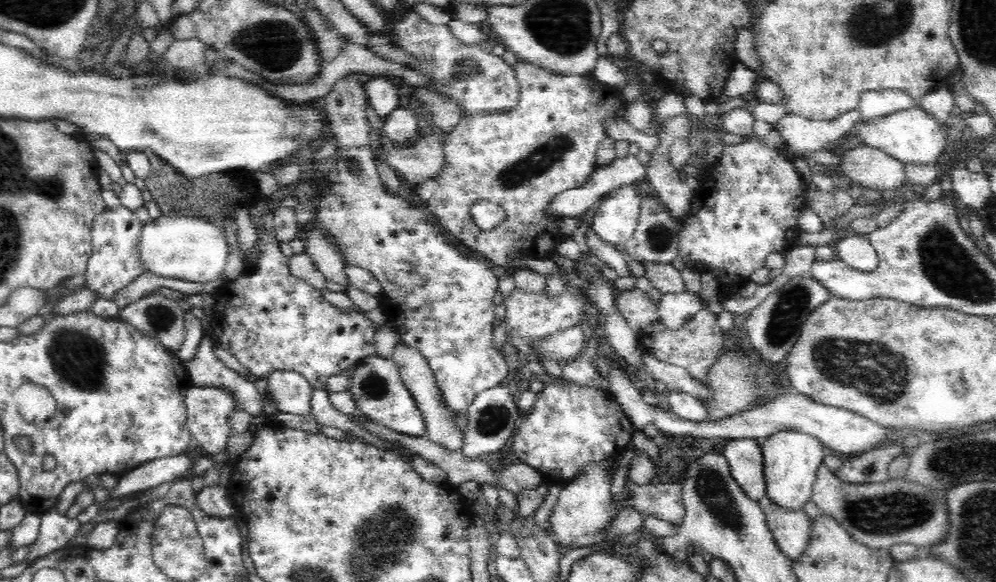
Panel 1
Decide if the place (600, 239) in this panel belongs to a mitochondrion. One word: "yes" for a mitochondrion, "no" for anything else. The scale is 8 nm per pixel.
no

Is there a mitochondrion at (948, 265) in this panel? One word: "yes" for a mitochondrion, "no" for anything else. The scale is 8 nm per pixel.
yes

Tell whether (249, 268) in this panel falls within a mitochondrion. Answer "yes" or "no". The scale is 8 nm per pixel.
no

